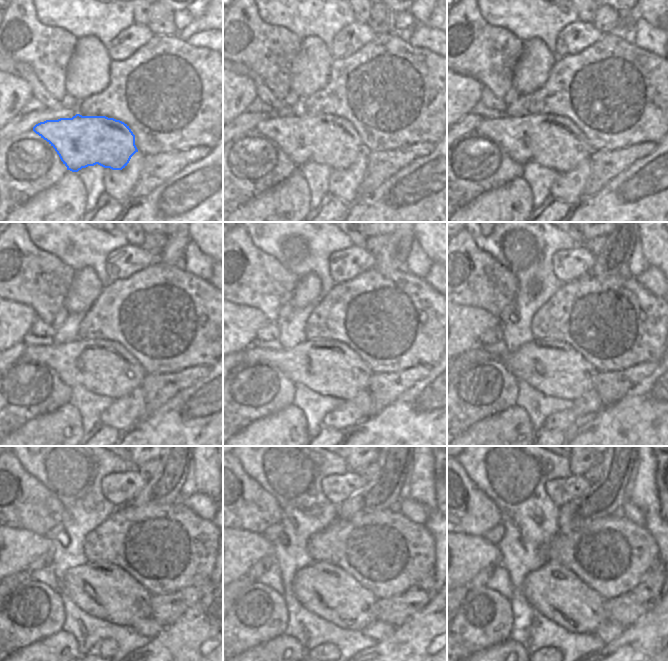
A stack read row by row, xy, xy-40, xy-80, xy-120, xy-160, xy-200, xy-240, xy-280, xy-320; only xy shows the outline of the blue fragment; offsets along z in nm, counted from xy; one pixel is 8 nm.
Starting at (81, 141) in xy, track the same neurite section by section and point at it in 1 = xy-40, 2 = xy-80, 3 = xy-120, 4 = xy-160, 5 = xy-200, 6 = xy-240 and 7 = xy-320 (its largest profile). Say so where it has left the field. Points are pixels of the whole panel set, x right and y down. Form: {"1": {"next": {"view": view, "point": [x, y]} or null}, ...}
{"1": {"next": {"view": "xy-40", "point": [326, 139]}}, "2": {"next": {"view": "xy-80", "point": [554, 142]}}, "3": {"next": {"view": "xy-120", "point": [104, 367]}}, "4": {"next": {"view": "xy-160", "point": [330, 368]}}, "5": {"next": {"view": "xy-200", "point": [554, 368]}}, "6": {"next": {"view": "xy-240", "point": [103, 590]}}, "7": {"next": {"view": "xy-320", "point": [553, 590]}}}

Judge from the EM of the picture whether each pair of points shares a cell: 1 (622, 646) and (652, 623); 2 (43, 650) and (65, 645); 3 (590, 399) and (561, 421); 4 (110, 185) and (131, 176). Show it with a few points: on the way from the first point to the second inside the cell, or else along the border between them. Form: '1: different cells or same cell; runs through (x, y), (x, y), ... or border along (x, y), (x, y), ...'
1: same cell; runs through (629, 641), (634, 641), (645, 630)
2: same cell; runs through (48, 650), (60, 650)
3: same cell; runs through (583, 406), (568, 418)
4: same cell; runs through (115, 184), (126, 178)

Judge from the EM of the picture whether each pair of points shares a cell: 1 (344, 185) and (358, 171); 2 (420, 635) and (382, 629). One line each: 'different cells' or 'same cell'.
1: same cell
2: different cells

